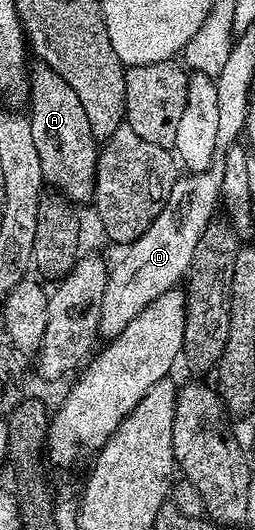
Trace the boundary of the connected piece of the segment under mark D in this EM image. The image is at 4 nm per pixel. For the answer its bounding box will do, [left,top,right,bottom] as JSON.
[98,160,222,339]

